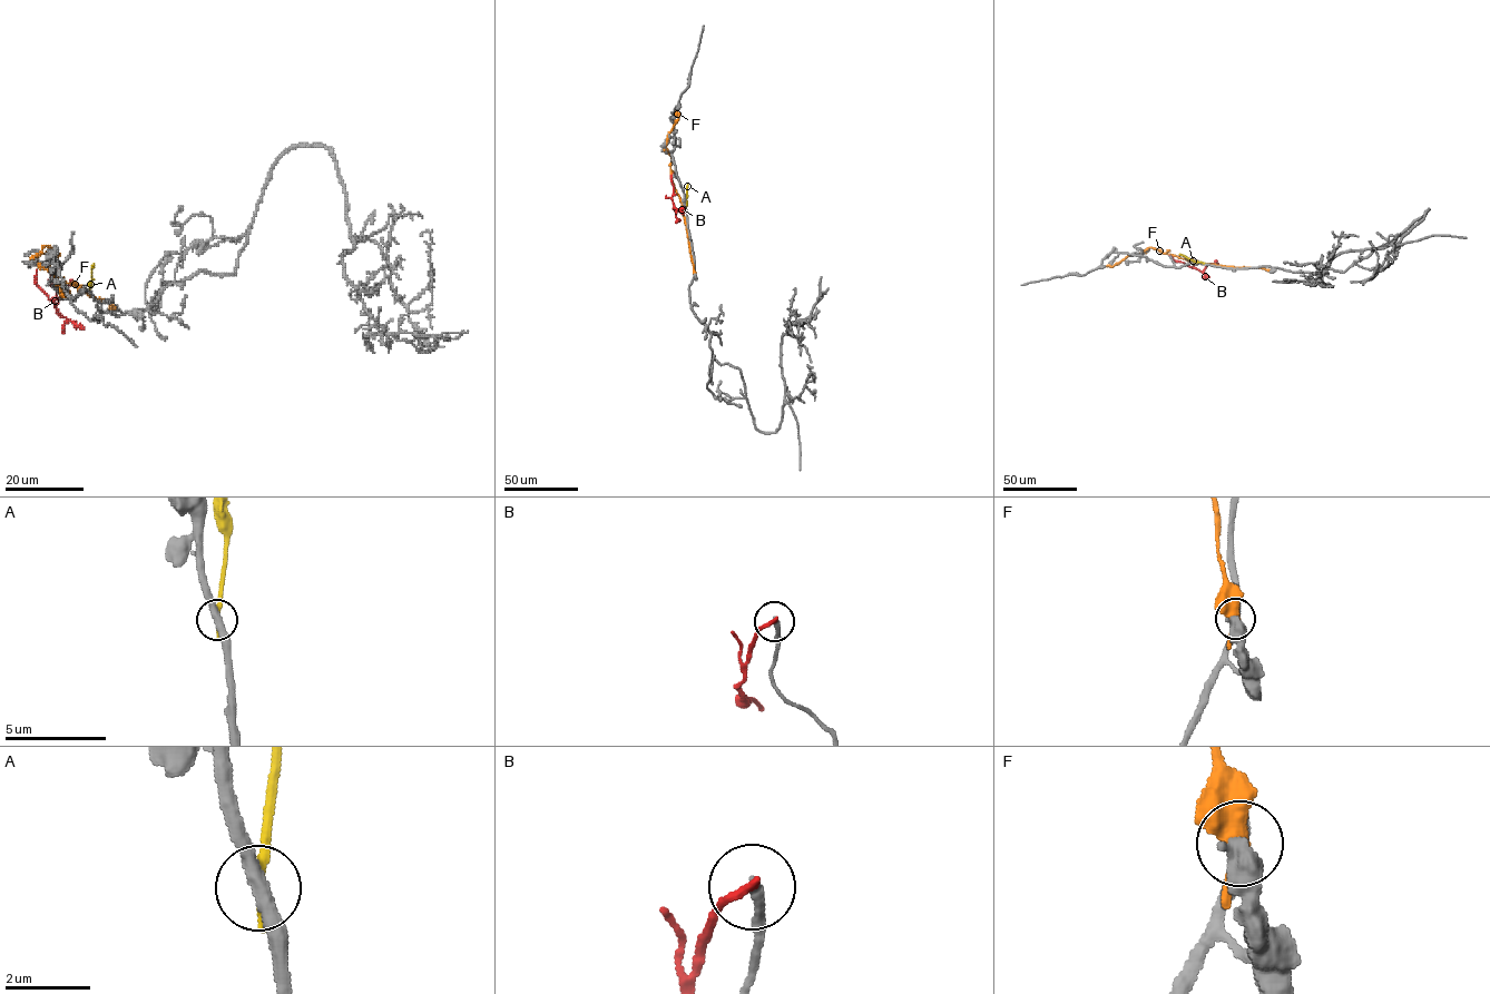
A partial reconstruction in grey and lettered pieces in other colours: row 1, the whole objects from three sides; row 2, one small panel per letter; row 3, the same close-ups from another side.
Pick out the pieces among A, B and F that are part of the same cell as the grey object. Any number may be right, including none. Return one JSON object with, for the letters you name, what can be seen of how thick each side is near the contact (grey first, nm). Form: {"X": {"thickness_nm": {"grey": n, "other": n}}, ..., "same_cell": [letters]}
{"same_cell": []}

